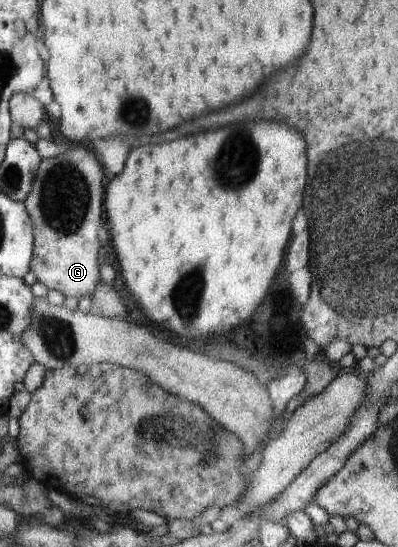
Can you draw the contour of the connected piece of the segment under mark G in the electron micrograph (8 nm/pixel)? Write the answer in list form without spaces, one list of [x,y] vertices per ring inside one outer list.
[[[75,144],[68,151],[40,163],[25,208],[30,216],[33,231],[34,253],[29,271],[48,289],[60,291],[64,297],[80,300],[92,297],[99,276],[98,232],[104,215],[104,173],[99,161]]]

